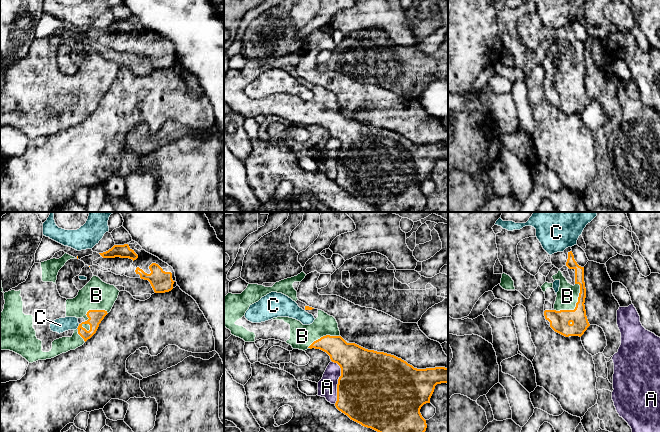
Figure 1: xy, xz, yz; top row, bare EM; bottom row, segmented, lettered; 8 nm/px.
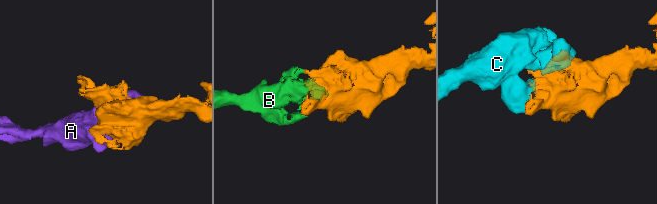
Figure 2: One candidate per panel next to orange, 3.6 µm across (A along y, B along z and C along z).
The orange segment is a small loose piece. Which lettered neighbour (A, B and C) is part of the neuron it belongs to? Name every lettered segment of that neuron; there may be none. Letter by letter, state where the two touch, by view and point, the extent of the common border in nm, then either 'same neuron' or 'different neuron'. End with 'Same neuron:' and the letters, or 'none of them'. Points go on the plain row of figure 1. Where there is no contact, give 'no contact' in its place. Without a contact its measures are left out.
A: xz (338, 157) | 360 nm | different neuron
B: yz (576, 82) | 300 nm | same neuron
C: xy (78, 102) | 50 nm | different neuron
Same neuron: B

